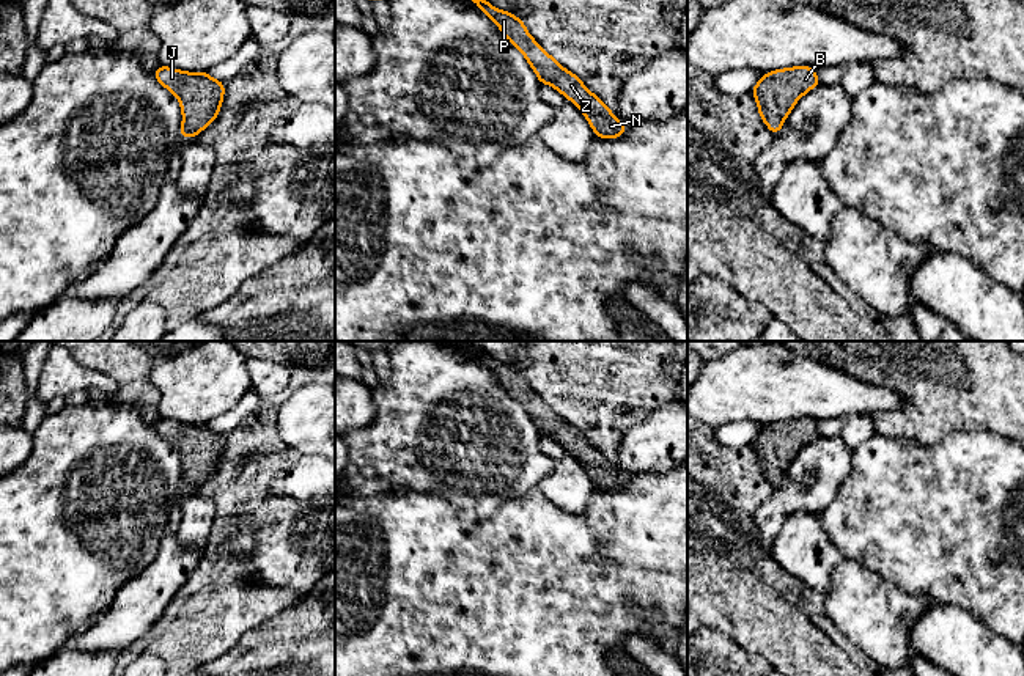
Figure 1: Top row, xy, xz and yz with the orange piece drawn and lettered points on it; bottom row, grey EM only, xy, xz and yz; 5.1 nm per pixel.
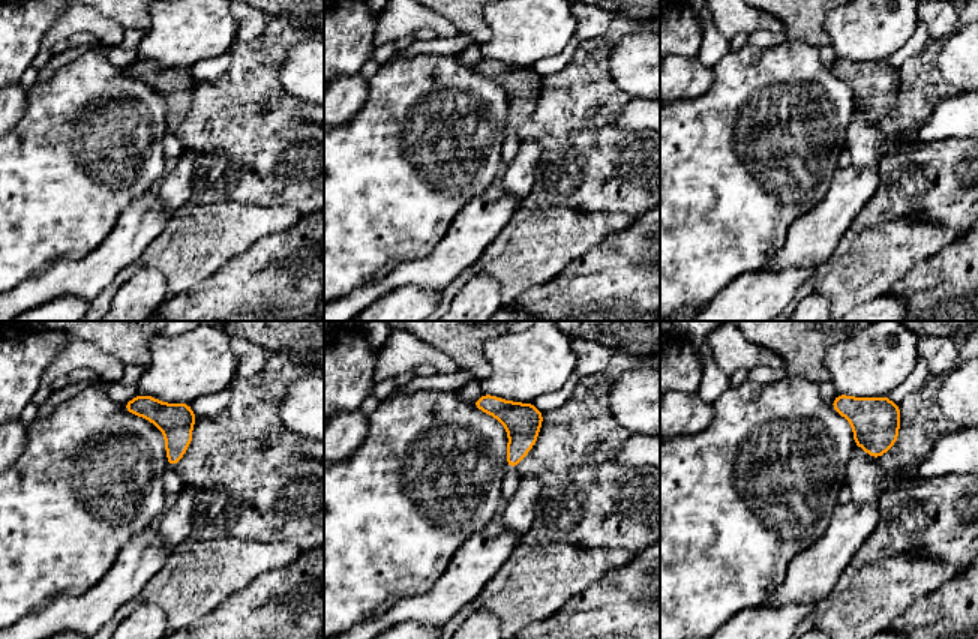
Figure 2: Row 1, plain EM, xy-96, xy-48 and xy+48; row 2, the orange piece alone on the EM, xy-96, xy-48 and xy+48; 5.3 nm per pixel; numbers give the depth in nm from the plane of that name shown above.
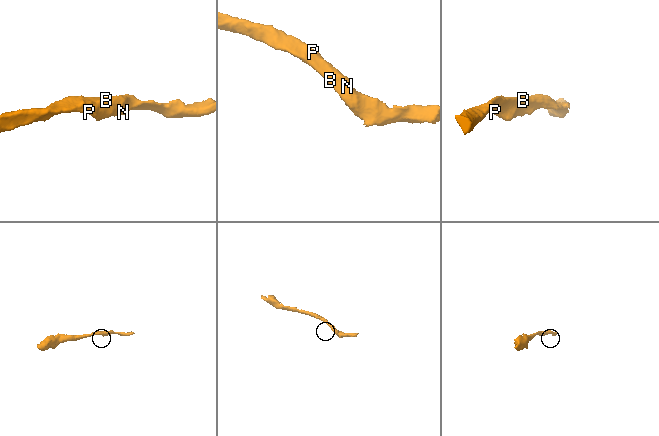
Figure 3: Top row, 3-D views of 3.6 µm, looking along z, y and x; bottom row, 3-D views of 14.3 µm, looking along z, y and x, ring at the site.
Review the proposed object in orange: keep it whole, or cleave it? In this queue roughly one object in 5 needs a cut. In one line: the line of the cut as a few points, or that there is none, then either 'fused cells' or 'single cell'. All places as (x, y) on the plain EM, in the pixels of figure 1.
no cut | single cell

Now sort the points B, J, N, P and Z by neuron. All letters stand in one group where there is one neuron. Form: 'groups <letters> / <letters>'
groups B J N P Z

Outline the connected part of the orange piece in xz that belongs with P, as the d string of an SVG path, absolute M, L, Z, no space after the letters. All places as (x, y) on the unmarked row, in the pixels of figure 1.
M466 341L461 344L488 366L502 382L502 387L527 410L540 435L551 437L579 459L596 489L618 490L624 486L626 476L613 468L604 453L585 440L582 431L555 413L552 407L532 390L521 371L513 365L494 360L480 349L467 346Z

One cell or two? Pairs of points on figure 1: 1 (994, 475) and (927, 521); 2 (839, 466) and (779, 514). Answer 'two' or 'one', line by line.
1: one
2: one

